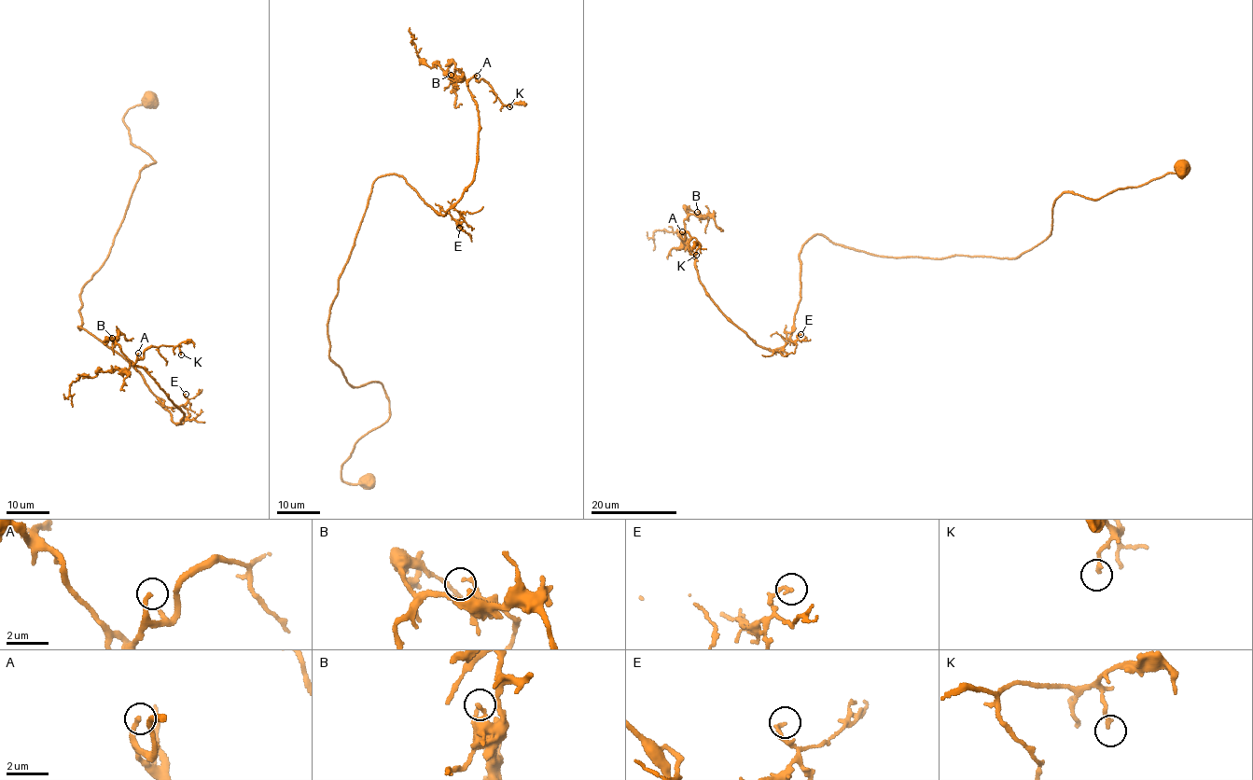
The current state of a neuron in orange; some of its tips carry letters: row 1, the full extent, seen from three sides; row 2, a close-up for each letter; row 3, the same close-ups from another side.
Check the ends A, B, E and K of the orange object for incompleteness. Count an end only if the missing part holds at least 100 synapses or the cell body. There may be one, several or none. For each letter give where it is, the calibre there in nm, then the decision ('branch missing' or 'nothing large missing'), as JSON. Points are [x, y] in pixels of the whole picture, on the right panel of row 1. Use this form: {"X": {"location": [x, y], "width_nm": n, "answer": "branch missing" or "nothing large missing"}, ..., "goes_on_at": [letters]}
{"A": {"location": [682, 231], "width_nm": 200, "answer": "branch missing"}, "B": {"location": [697, 212], "width_nm": 170, "answer": "nothing large missing"}, "E": {"location": [800, 334], "width_nm": 170, "answer": "nothing large missing"}, "K": {"location": [696, 255], "width_nm": 170, "answer": "nothing large missing"}, "goes_on_at": ["A"]}

